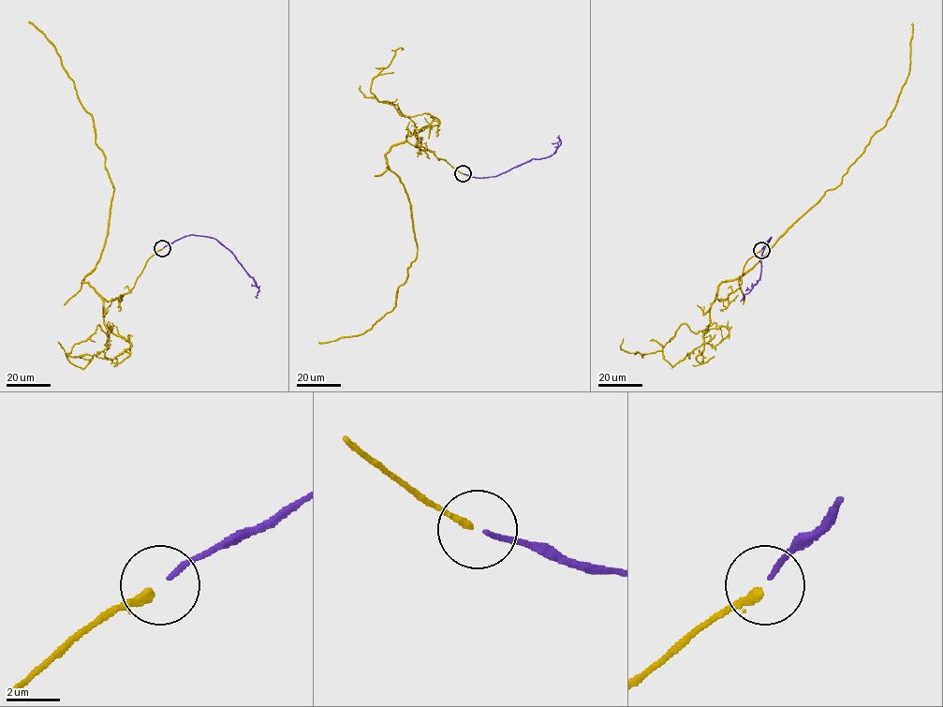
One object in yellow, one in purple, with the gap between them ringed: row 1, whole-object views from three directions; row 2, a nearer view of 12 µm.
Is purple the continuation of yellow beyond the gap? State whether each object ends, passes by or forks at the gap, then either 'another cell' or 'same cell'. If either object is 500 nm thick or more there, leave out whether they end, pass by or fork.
yellow ends; purple ends; same cell

